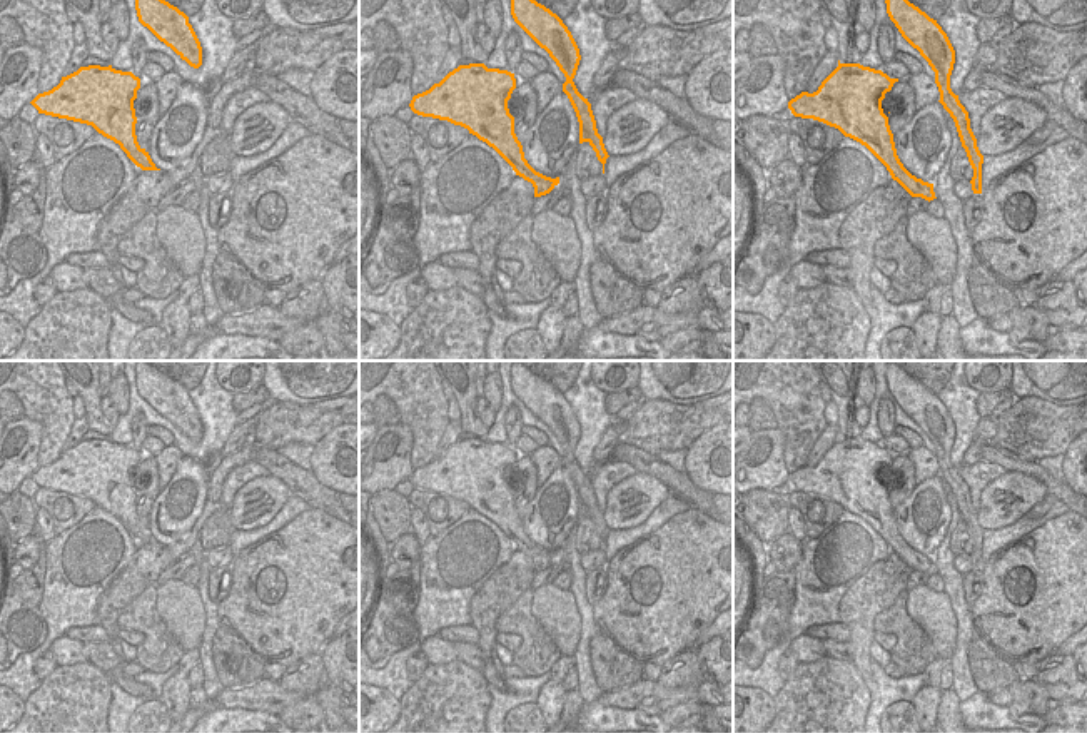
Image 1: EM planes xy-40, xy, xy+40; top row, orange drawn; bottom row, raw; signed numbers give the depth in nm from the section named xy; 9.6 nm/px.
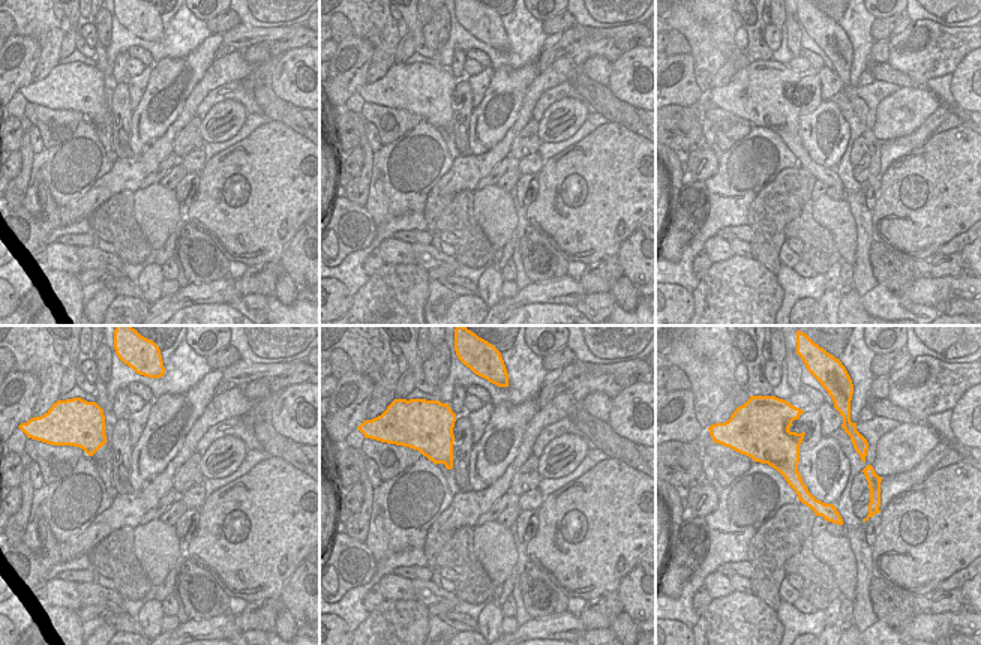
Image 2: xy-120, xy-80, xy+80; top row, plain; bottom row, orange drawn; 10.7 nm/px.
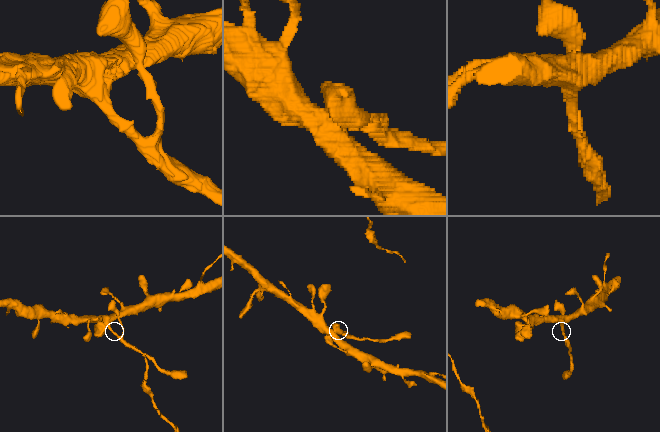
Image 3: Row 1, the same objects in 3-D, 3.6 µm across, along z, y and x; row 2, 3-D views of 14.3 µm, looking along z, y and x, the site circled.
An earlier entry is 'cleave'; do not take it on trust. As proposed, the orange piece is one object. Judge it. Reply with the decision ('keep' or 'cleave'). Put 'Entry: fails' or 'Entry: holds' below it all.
cleave
Entry: holds

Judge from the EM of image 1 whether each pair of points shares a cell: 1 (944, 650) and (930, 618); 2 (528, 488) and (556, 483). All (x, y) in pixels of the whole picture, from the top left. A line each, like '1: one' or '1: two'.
1: one
2: two

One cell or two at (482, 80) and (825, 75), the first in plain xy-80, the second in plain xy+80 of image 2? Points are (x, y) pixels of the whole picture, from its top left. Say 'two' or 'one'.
one

